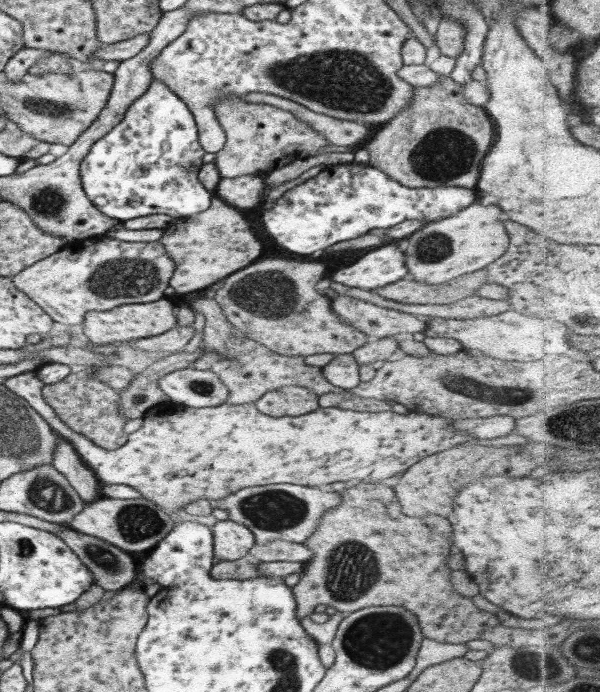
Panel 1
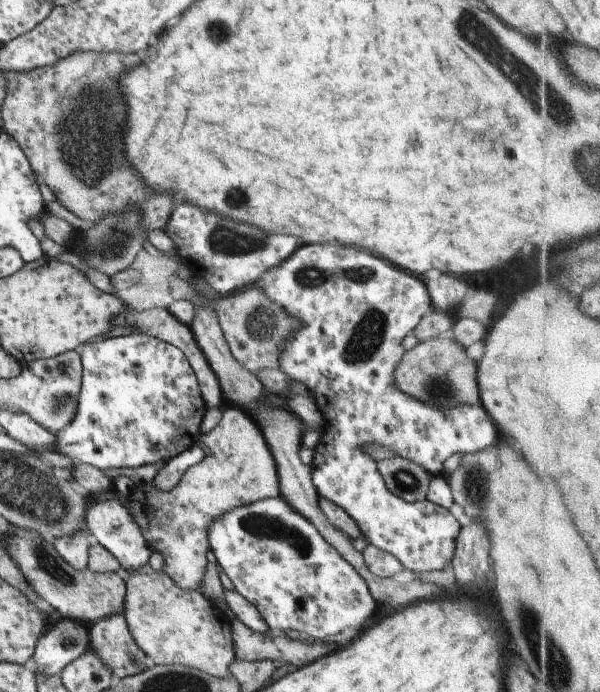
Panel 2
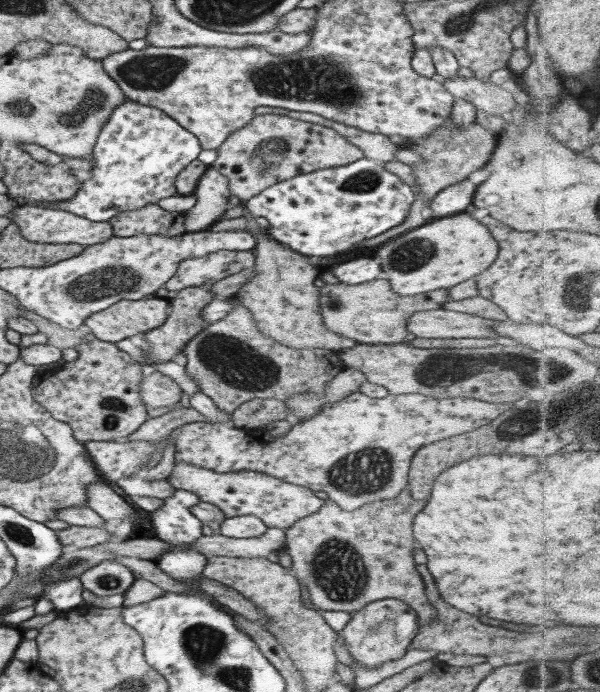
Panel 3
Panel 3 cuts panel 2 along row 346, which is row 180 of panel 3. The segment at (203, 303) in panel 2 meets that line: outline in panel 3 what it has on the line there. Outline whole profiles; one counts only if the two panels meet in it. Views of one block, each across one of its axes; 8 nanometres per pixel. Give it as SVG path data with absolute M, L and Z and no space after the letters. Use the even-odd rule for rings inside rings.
M270 114L255 116L247 126L230 133L230 136L217 148L217 157L212 167L228 178L231 193L244 204L247 200L277 182L321 168L344 166L356 162L362 157L364 157L363 152L355 144L340 136L330 127L303 122L278 114Z

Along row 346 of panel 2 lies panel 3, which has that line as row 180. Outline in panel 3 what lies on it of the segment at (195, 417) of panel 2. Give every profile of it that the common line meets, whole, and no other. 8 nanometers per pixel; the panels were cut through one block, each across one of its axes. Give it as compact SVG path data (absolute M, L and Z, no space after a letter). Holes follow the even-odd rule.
M127 99L115 109L108 122L101 128L93 146L90 178L81 183L79 191L70 200L55 202L49 206L50 209L66 210L94 222L104 222L119 212L161 203L163 199L178 194L175 185L177 174L192 161L196 161L202 152L199 138L156 107L141 105Z

